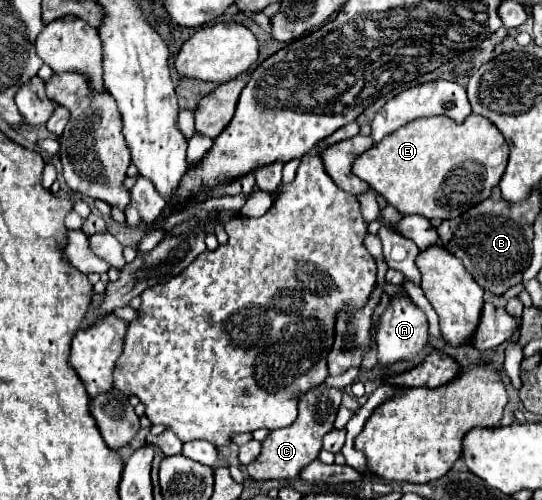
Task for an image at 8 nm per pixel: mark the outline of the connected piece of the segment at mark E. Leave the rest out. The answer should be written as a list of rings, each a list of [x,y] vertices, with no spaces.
[[[470,115],[464,123],[454,123],[448,117],[428,117],[416,119],[408,125],[400,127],[396,133],[390,133],[380,143],[374,143],[372,149],[358,155],[352,163],[352,173],[366,181],[378,195],[382,195],[388,205],[392,205],[398,213],[408,215],[416,213],[426,219],[454,219],[468,211],[470,207],[482,203],[490,197],[492,187],[496,187],[502,179],[508,161],[508,143],[502,133],[480,115]]]

